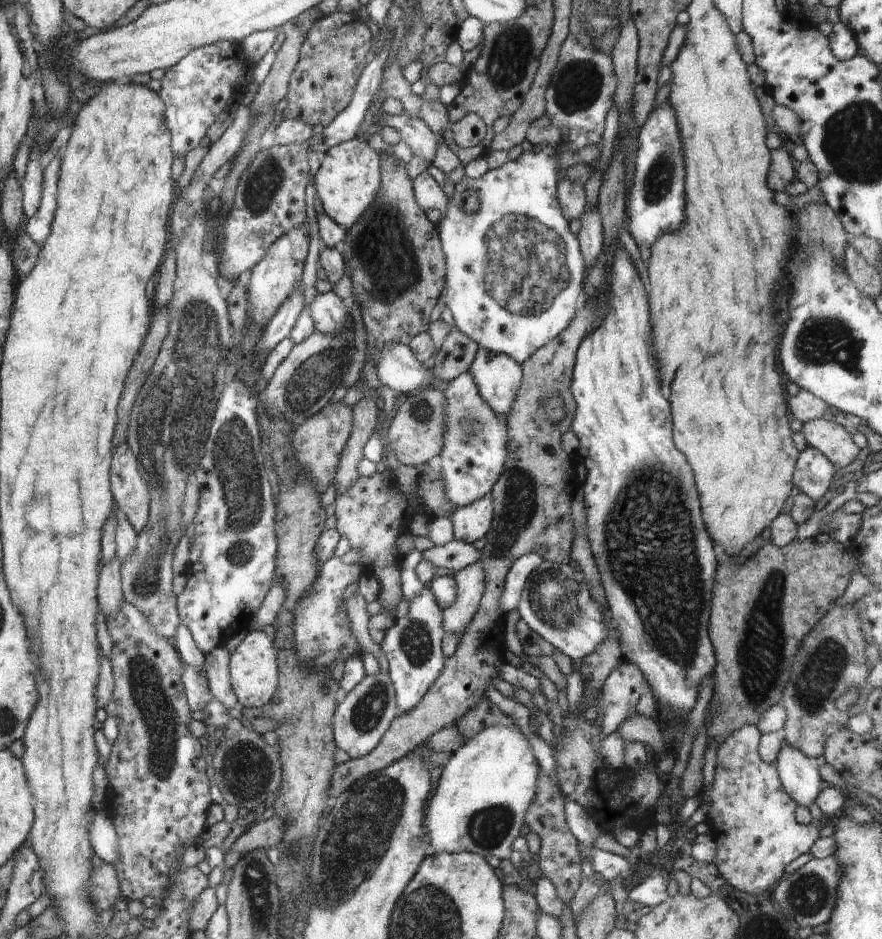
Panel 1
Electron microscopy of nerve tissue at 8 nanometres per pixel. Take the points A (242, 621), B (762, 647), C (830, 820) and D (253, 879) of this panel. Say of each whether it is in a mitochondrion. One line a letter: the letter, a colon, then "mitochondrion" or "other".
A: other
B: mitochondrion
C: other
D: mitochondrion

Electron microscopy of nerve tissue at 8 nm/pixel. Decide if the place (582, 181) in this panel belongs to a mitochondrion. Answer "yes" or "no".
no

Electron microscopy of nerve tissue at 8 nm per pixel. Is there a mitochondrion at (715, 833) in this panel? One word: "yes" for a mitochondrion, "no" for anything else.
no

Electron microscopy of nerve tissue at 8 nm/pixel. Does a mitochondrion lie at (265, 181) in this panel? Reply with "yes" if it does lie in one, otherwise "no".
yes

